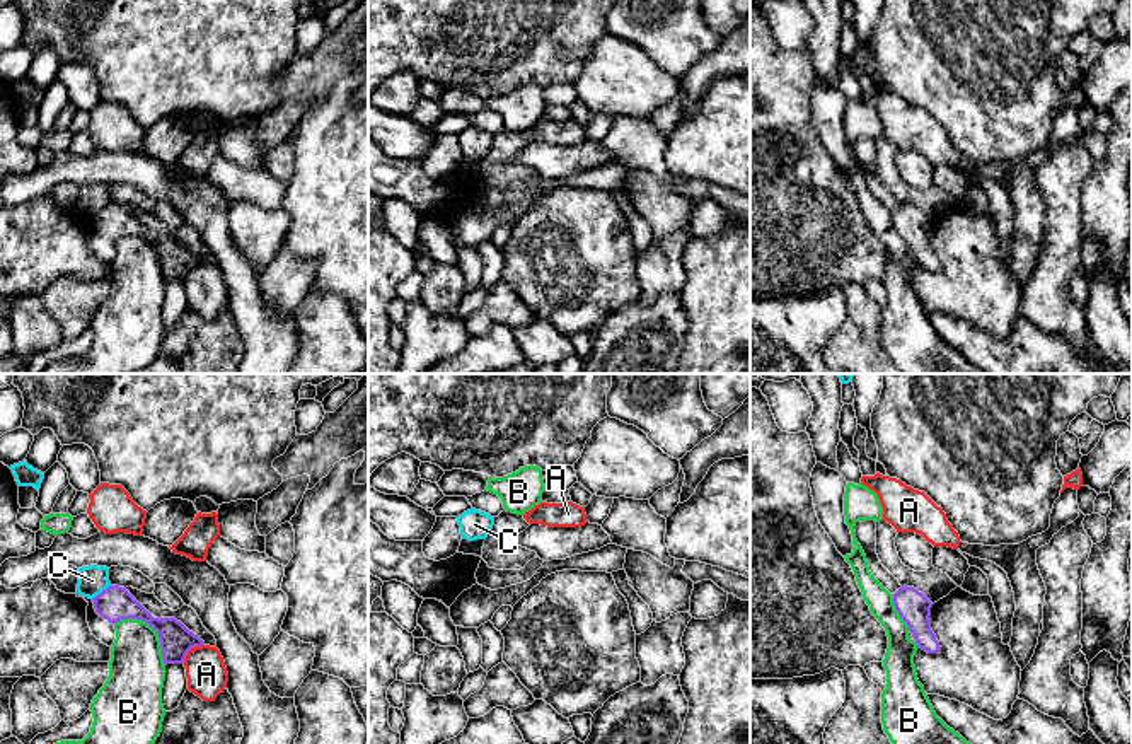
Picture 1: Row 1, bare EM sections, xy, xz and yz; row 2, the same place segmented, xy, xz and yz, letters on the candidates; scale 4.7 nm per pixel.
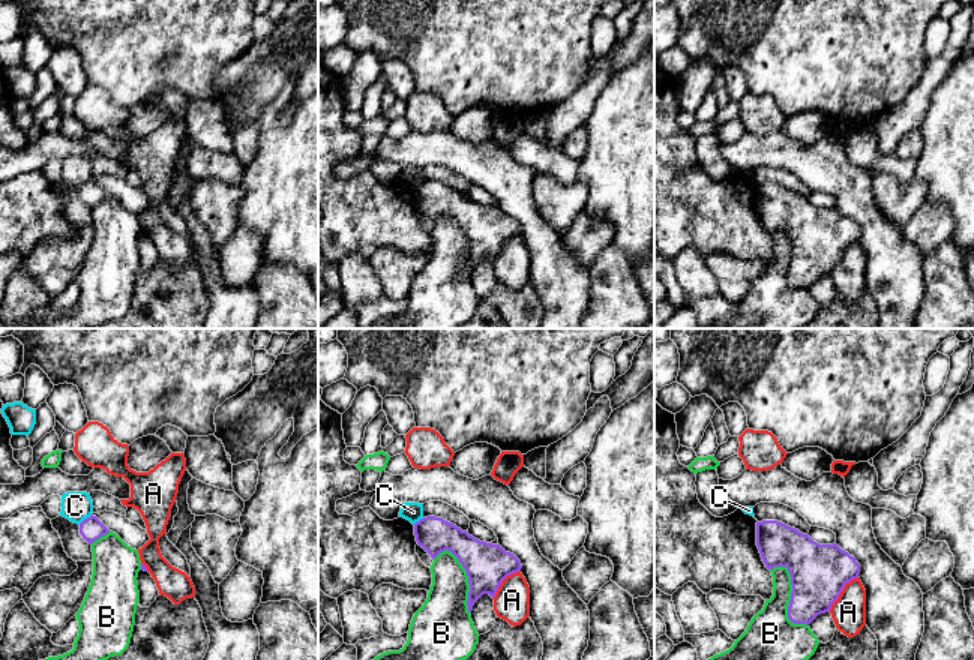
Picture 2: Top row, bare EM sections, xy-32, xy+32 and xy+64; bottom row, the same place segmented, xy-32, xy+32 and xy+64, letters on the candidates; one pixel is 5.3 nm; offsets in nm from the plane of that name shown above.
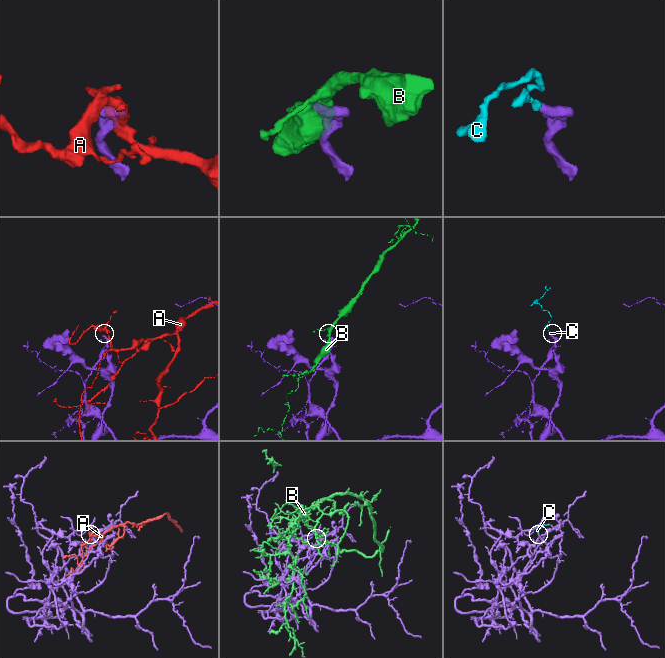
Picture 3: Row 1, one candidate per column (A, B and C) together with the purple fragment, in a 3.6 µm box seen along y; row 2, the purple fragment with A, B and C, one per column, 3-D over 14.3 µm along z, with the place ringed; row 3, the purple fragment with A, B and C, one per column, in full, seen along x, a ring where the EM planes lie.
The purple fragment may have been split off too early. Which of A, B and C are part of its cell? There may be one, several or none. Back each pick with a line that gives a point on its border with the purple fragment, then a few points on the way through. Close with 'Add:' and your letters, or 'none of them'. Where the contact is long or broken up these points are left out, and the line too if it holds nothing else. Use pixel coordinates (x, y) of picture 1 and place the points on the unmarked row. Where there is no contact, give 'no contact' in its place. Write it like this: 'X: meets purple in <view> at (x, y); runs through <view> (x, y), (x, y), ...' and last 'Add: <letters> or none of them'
Add: none of them

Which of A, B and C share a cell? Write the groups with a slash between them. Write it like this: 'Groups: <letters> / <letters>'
Groups: A / B / C

